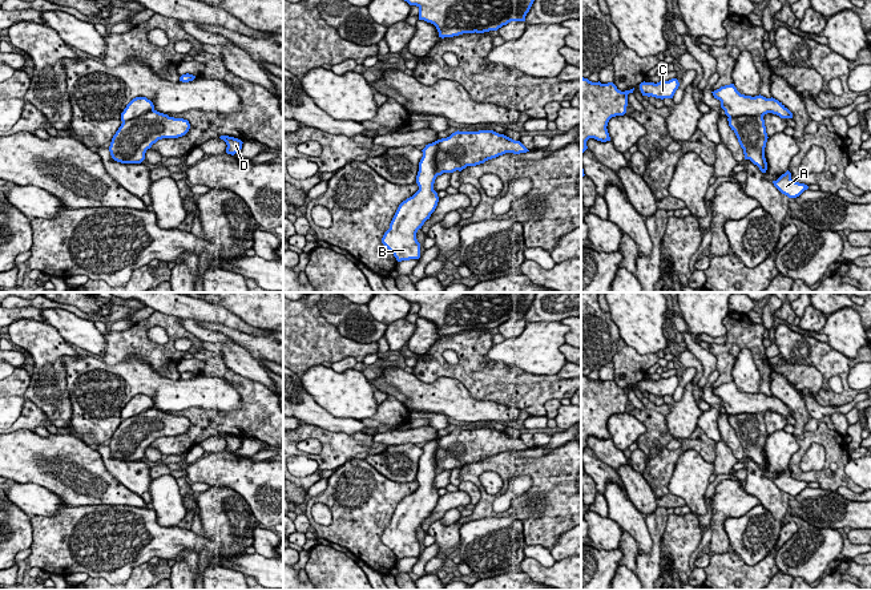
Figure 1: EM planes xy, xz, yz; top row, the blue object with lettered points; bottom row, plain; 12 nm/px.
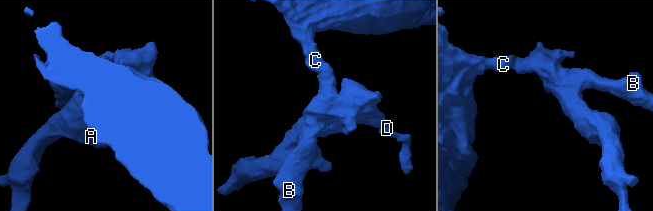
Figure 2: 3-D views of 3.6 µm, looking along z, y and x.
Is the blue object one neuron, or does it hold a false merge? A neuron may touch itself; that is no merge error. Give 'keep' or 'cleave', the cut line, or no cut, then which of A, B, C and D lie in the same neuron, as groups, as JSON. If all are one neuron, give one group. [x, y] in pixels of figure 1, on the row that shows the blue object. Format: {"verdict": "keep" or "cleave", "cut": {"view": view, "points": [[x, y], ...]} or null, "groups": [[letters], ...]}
{"verdict": "keep", "cut": null, "groups": [["A", "B", "C", "D"]]}

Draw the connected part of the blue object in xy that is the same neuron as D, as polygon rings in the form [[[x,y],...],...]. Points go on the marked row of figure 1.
[[[221,136],[221,140],[223,140],[227,145],[226,148],[226,153],[234,155],[235,153],[238,153],[242,149],[242,141],[234,137],[229,137],[229,136]]]

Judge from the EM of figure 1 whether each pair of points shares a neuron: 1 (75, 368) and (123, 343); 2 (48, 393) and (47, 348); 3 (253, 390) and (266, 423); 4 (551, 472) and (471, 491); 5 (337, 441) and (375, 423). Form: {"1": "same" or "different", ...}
{"1": "different", "2": "same", "3": "same", "4": "different", "5": "different"}

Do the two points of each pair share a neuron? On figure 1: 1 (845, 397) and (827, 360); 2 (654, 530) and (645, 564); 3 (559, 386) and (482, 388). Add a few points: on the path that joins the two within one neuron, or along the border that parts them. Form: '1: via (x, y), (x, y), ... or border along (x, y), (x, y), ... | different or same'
1: via (846, 388), (843, 376), (837, 370) | same
2: via (656, 538), (656, 553), (653, 556) | same
3: via (540, 388), (500, 388) | same

